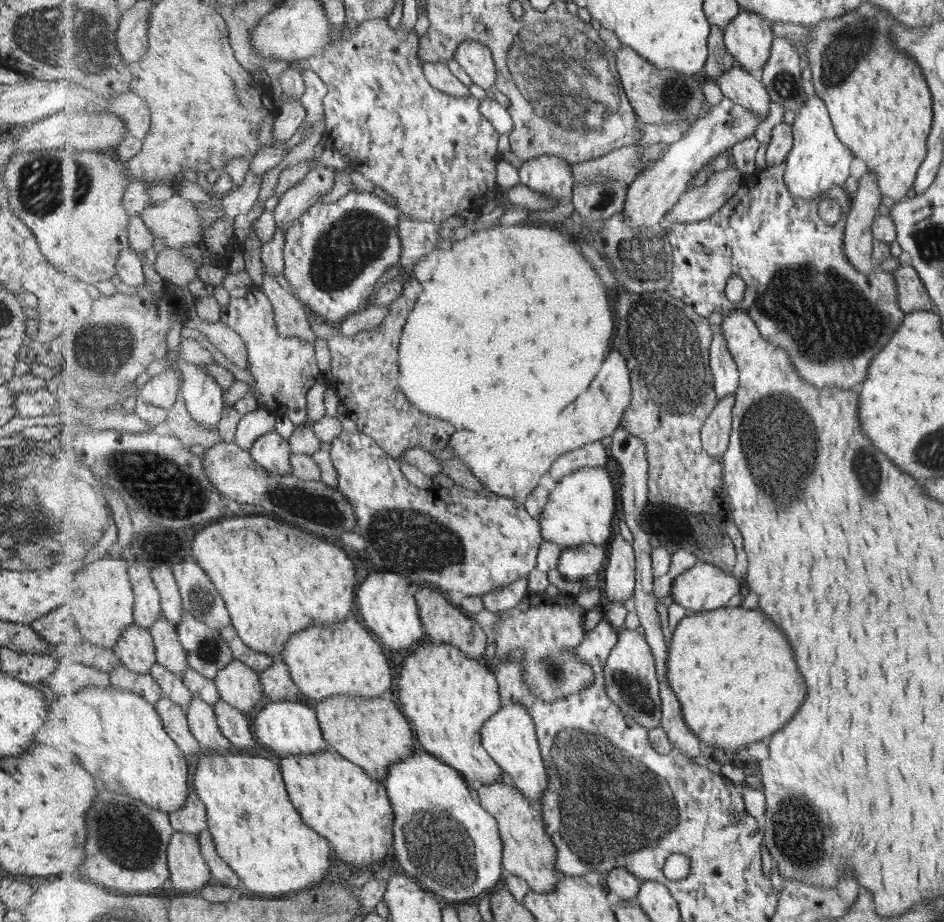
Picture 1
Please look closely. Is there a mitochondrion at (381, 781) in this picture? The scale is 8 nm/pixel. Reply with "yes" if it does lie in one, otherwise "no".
no

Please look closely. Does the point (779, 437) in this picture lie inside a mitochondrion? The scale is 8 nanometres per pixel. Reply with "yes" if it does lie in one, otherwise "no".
yes

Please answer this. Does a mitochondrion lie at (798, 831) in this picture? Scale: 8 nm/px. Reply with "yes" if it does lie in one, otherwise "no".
yes

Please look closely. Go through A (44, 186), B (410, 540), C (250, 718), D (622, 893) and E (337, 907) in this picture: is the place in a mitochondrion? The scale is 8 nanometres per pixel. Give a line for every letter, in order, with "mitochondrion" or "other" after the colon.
A: mitochondrion
B: mitochondrion
C: other
D: other
E: mitochondrion

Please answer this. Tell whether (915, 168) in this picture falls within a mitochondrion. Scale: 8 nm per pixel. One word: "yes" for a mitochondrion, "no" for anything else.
no

